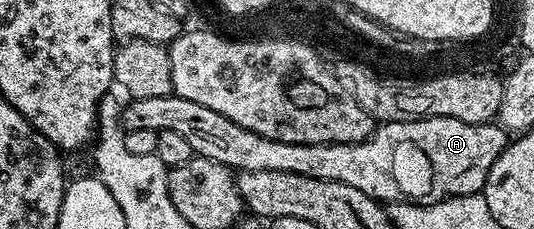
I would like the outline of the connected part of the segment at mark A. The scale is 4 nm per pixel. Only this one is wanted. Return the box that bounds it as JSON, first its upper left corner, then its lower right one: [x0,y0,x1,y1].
[120,94,508,204]

